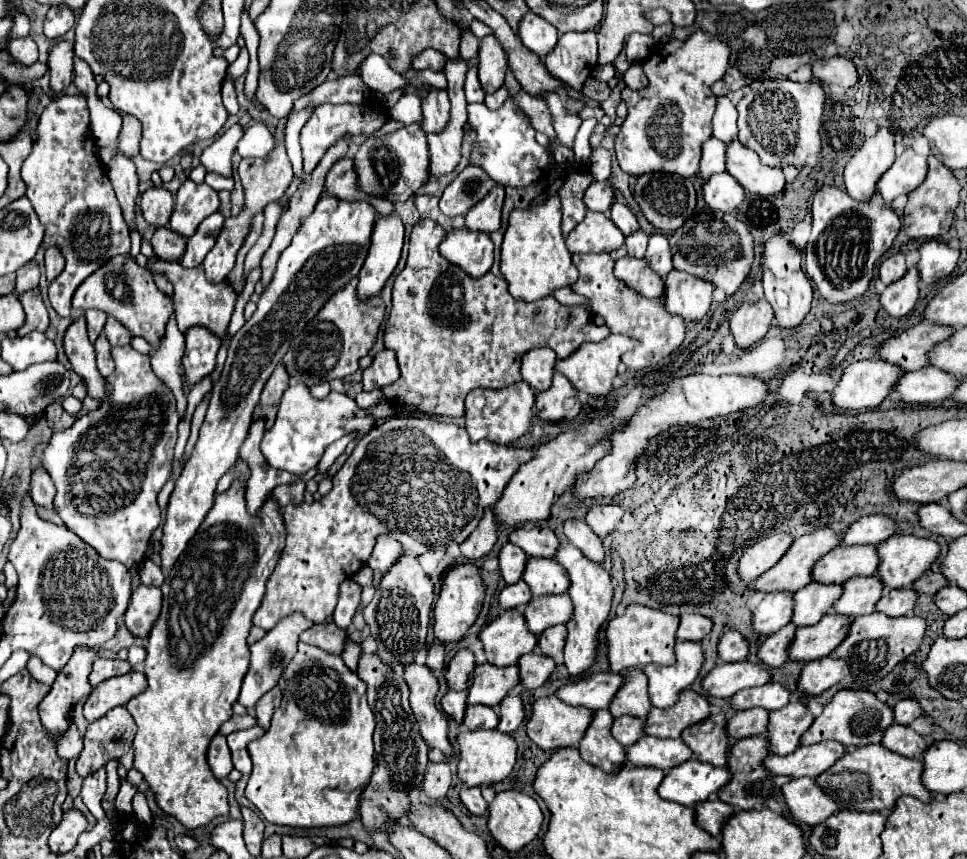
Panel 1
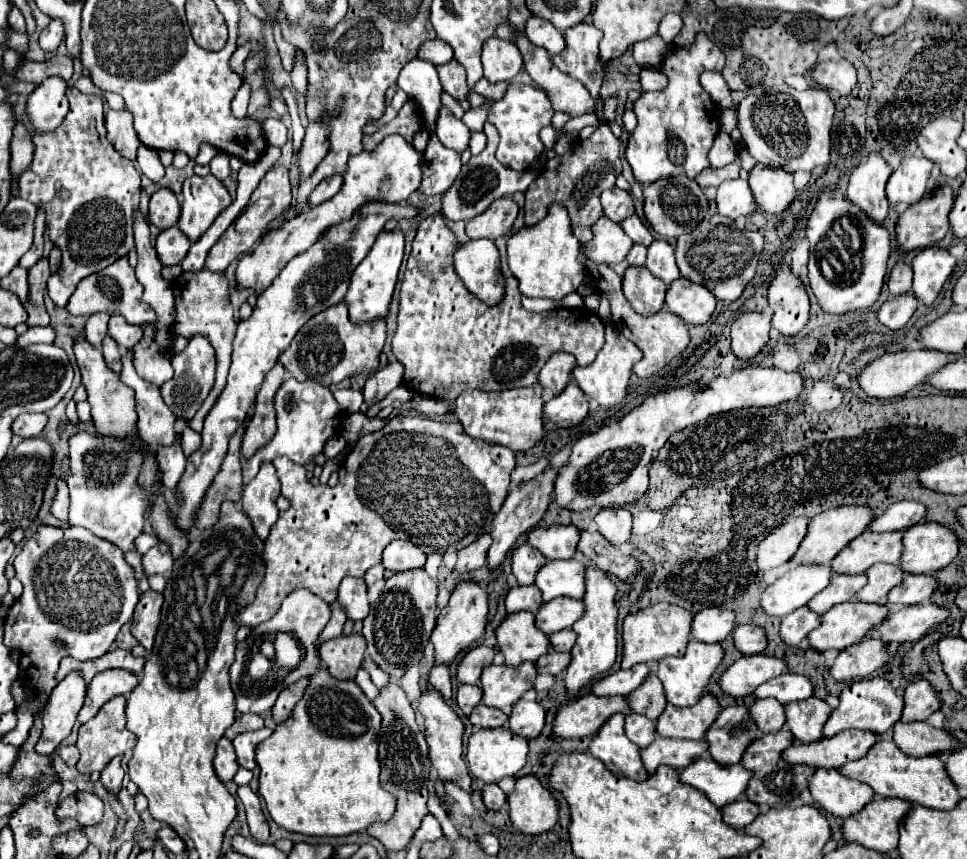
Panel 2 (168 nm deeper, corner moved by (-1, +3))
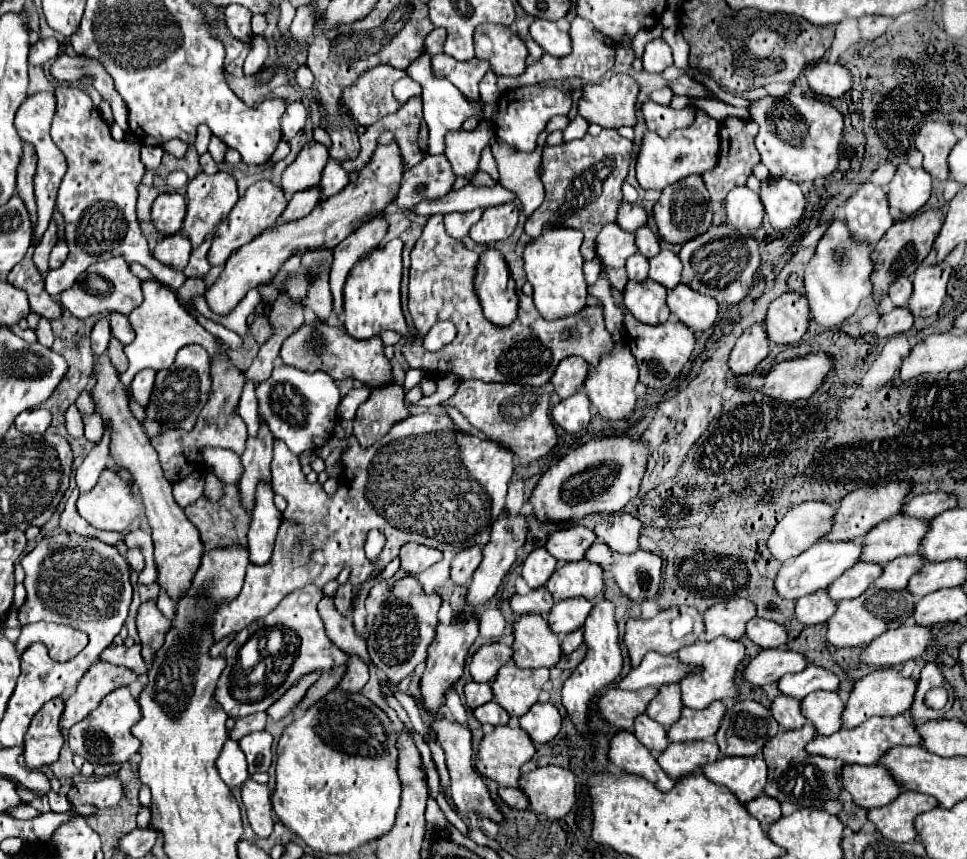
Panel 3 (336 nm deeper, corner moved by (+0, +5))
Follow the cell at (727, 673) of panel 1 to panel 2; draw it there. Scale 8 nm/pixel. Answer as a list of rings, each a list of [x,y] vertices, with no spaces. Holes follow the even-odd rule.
[[[749,655],[737,659],[719,679],[723,693],[731,697],[751,695],[761,683],[781,675],[787,669],[783,659],[767,655]]]

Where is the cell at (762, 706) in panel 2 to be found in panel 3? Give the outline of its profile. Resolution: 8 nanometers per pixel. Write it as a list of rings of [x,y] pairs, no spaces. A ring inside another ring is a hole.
[[[776,697],[770,705],[770,711],[782,729],[800,729],[806,723],[806,717],[800,711],[800,701],[794,697]]]

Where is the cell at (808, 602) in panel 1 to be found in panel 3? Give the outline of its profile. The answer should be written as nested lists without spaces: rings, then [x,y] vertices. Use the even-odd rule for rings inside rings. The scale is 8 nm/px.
[[[858,563],[850,571],[844,571],[830,585],[830,597],[834,601],[856,599],[856,597],[860,597],[882,575],[882,571],[884,569],[878,563]]]

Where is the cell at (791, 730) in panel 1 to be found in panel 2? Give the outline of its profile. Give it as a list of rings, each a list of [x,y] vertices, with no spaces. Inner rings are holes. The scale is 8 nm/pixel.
[[[809,697],[807,701],[793,701],[785,705],[785,725],[793,733],[799,743],[813,743],[821,739],[823,723],[827,721],[831,707],[817,697]]]

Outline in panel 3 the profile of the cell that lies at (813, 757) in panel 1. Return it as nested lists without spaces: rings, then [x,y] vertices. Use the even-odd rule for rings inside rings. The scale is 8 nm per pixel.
[[[894,715],[894,717],[870,717],[866,723],[854,727],[854,729],[840,729],[834,735],[828,737],[816,737],[806,745],[806,751],[812,755],[824,755],[842,759],[846,765],[876,765],[886,751],[890,751],[896,745],[920,745],[922,735],[916,731],[916,725],[906,715]]]

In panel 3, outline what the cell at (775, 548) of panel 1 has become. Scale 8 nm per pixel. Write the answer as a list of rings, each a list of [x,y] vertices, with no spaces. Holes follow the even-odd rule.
[[[806,501],[792,507],[774,527],[768,549],[774,559],[786,561],[810,549],[832,529],[836,509],[824,501]]]

